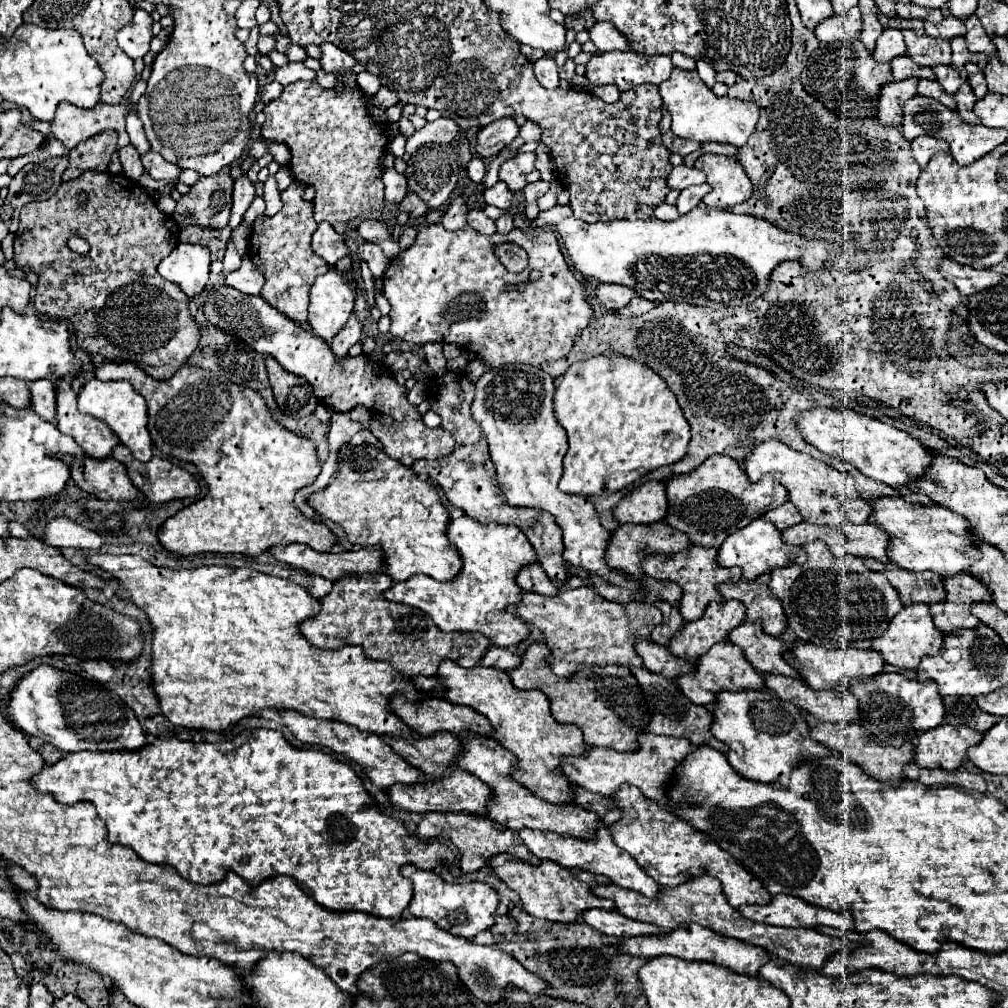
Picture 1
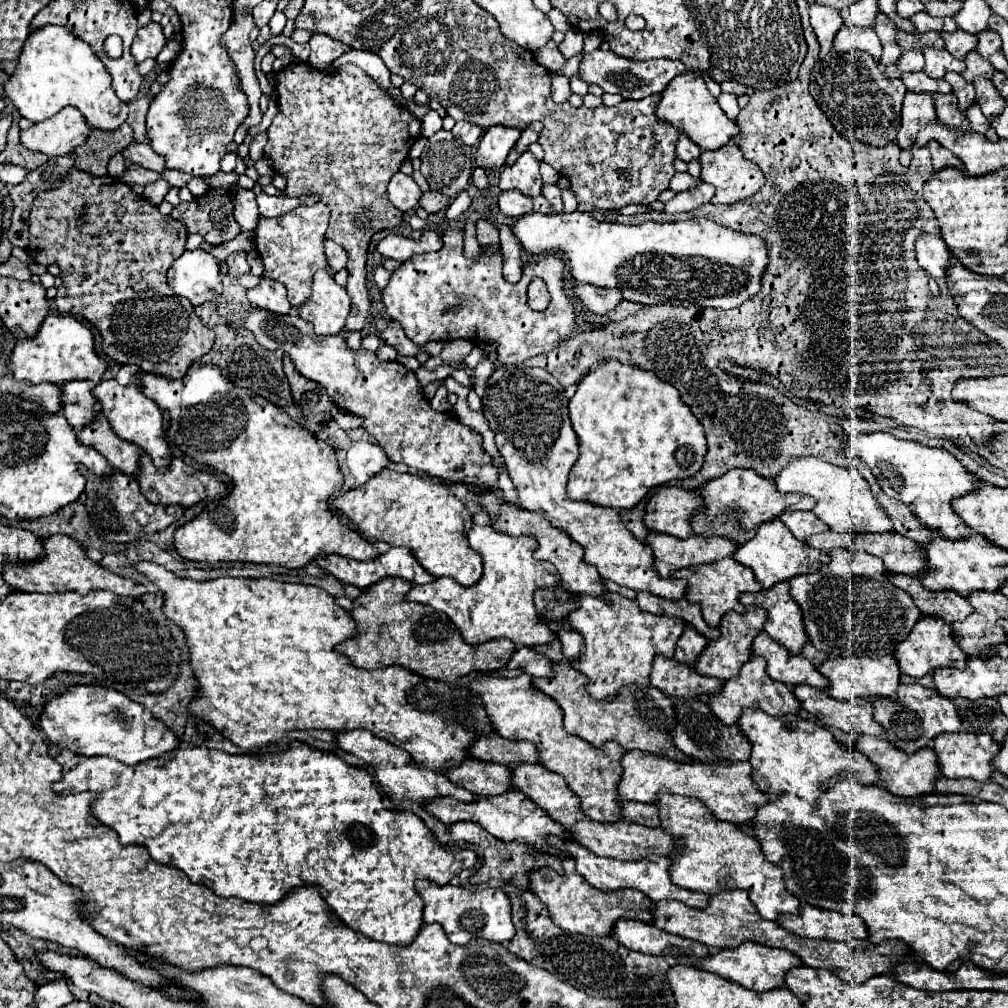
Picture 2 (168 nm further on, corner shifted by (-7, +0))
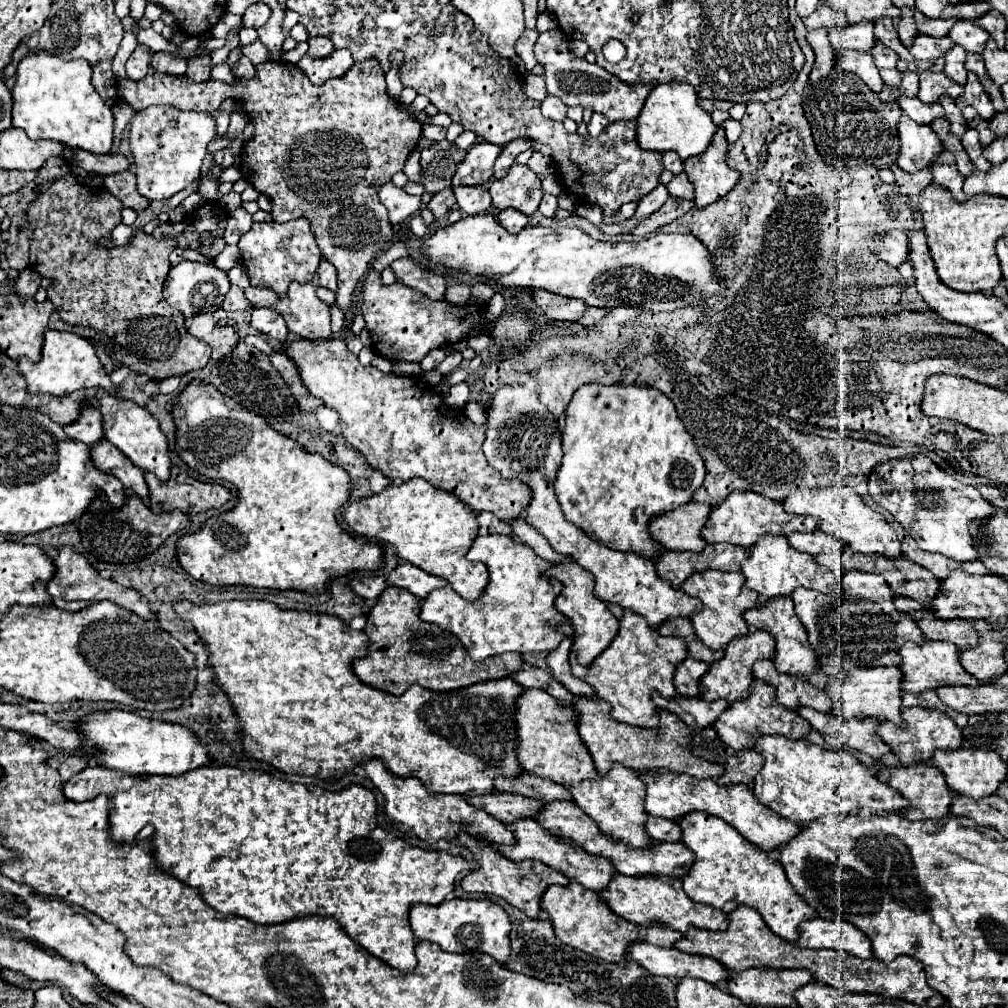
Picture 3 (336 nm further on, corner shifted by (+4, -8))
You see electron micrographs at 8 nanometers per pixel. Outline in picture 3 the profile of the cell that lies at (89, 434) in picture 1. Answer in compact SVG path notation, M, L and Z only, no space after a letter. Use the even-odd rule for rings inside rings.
M99 440L95 446L91 446L91 456L93 456L93 464L97 470L113 474L115 478L119 478L123 482L123 486L127 490L131 490L139 498L147 500L149 492L147 492L147 484L143 480L143 470L139 470L113 444L109 444L107 440Z

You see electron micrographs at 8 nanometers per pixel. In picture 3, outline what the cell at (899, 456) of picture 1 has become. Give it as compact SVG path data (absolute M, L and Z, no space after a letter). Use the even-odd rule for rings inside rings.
M923 454L887 460L869 474L869 494L875 504L893 514L893 518L915 538L921 550L939 552L953 560L977 560L969 536L969 524L993 514L993 506L981 498L975 486L961 484Z

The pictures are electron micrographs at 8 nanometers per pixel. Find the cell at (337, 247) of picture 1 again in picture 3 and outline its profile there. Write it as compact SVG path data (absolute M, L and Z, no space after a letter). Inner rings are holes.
M321 260L317 274L319 274L319 284L321 286L325 286L325 288L329 288L333 292L337 290L337 270L333 268L333 264Z

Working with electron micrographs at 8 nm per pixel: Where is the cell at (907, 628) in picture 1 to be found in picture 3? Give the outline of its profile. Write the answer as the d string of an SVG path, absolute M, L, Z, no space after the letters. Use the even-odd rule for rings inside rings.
M923 640L923 644L913 644L913 642L905 642L899 650L901 656L901 672L903 672L903 680L901 680L901 688L905 692L925 692L925 690L935 690L939 686L947 686L947 684L959 684L959 686L979 686L979 680L969 676L963 666L959 664L959 648L955 644L949 642L939 642L939 640Z

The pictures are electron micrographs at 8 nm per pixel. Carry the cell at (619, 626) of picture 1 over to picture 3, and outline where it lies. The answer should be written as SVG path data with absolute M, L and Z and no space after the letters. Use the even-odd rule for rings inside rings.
M623 610L619 620L617 636L611 644L589 664L583 666L571 656L571 670L577 678L595 688L597 698L611 704L611 718L631 726L657 728L657 706L651 702L651 692L657 690L661 696L675 696L673 674L677 664L687 656L685 640L679 636L661 636L657 630L649 628L645 620L629 610Z

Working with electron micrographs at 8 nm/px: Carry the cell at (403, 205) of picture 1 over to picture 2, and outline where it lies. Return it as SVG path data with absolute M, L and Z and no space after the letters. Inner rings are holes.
M426 192L426 194L422 194L422 198L420 198L420 206L422 206L426 212L430 212L430 214L436 214L436 212L448 208L450 202L452 202L452 200L450 200L448 196L440 194L440 192Z

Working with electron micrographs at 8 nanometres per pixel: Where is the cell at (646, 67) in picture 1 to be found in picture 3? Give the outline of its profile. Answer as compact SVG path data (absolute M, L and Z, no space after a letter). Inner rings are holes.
M561 28L547 30L539 36L535 44L535 56L539 64L545 66L547 92L561 98L567 106L591 106L595 112L603 112L611 122L615 120L631 120L637 118L647 96L651 94L655 84L625 84L617 80L611 72L601 68L599 64L591 64L585 58L577 58L569 46Z

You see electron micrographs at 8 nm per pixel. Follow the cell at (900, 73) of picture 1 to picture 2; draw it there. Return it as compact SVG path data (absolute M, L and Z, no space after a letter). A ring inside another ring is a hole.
M908 72L908 76L902 76L902 82L906 84L906 88L910 92L926 92L926 94L948 94L952 92L952 86L946 80L932 80L930 76L926 76L926 72Z

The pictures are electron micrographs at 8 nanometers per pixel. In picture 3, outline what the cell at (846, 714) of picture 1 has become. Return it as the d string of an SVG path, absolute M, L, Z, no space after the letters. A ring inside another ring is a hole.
M797 708L797 712L823 736L833 750L853 748L873 756L875 760L889 752L889 746L875 734L879 720L863 716L847 720L841 714L821 714L813 708Z

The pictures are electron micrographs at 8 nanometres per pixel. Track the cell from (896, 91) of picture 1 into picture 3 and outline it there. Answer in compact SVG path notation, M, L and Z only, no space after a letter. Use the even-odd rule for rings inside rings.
M901 114L899 120L899 140L901 148L897 154L897 166L905 172L917 172L929 166L937 152L943 150L941 140L929 124L913 124L909 116Z

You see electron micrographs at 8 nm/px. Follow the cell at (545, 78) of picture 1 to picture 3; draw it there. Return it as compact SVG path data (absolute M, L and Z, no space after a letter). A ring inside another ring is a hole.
M547 96L543 102L541 102L541 112L545 118L551 118L551 120L563 120L567 116L567 106L557 100L557 96Z

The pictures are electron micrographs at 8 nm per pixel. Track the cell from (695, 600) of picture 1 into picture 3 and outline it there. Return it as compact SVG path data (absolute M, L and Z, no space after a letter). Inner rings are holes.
M709 570L709 572L693 572L693 576L689 576L685 584L681 584L681 588L689 596L701 598L705 606L701 612L695 612L691 616L691 622L693 622L695 634L713 650L723 650L733 638L747 634L747 622L743 620L743 612L747 608L759 606L759 594L749 592L743 582L745 578L739 572Z

